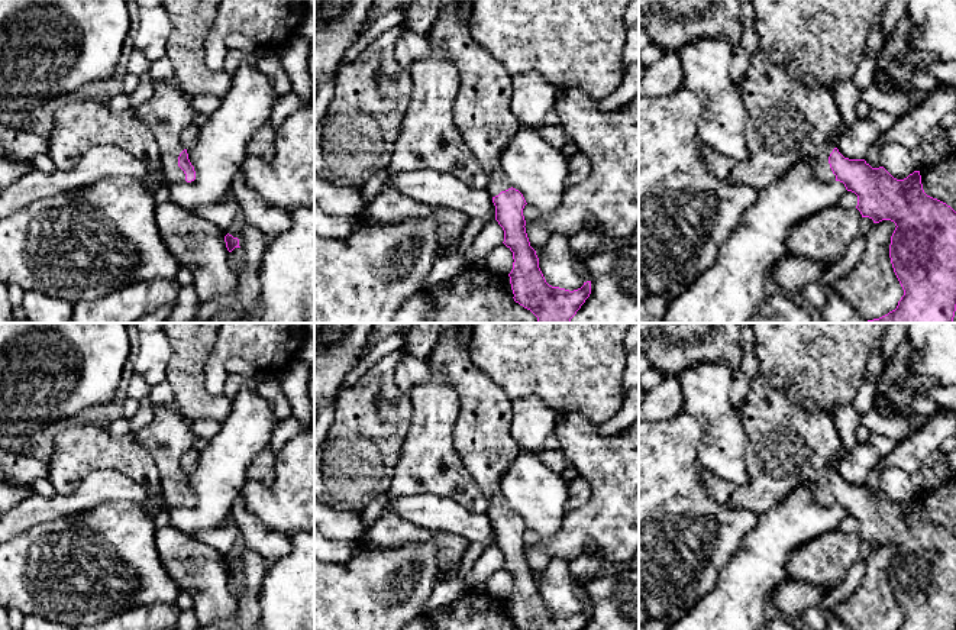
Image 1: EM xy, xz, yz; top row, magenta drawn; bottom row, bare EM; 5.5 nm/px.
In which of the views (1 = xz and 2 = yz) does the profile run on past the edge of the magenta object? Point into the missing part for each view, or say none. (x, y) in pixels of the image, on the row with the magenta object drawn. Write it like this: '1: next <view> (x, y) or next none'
1: next xz (481, 110)
2: next yz (788, 122)

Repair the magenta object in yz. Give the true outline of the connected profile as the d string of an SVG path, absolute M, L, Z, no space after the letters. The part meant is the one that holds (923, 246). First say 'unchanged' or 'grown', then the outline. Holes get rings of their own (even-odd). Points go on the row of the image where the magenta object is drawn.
grown; M762 49L753 55L747 72L740 81L739 94L749 113L745 135L750 158L745 161L731 159L698 140L701 155L710 171L723 181L762 190L773 184L800 161L813 158L815 161L814 180L843 182L847 191L858 196L856 209L862 217L869 217L873 223L891 220L897 226L891 236L889 258L904 295L895 310L866 323L952 323L956 311L956 211L946 203L924 193L920 171L914 171L904 180L897 180L884 167L872 168L865 159L844 158L831 143L831 135L842 126L842 116L833 90L810 87L801 80L792 78L784 65L773 62Z

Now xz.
grown; M450 0L442 6L436 22L426 35L430 48L440 48L449 54L459 75L459 91L453 104L453 119L466 145L488 177L487 191L495 206L495 220L504 230L504 245L513 252L513 269L508 274L514 301L530 310L539 323L569 323L591 294L591 281L569 291L546 282L536 251L526 233L523 209L527 204L523 194L513 188L501 167L503 151L521 127L510 110L513 77L471 33L472 1Z

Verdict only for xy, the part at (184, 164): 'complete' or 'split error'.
split error

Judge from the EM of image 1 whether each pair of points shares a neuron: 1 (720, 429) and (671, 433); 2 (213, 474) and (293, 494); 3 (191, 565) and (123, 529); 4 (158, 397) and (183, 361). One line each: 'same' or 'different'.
1: different
2: different
3: different
4: different

